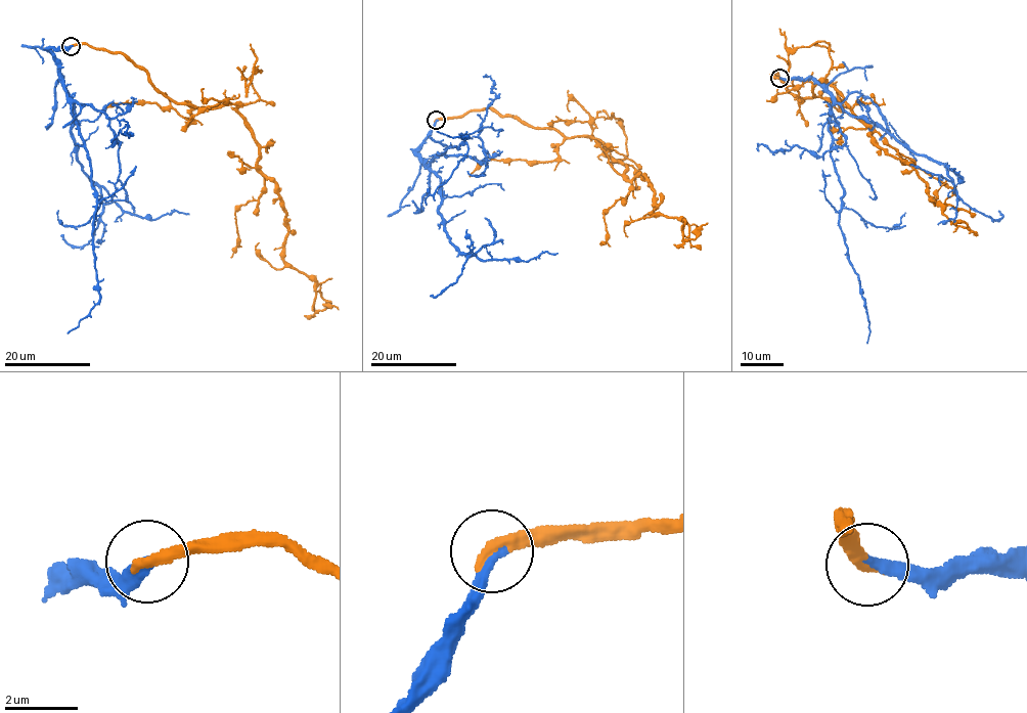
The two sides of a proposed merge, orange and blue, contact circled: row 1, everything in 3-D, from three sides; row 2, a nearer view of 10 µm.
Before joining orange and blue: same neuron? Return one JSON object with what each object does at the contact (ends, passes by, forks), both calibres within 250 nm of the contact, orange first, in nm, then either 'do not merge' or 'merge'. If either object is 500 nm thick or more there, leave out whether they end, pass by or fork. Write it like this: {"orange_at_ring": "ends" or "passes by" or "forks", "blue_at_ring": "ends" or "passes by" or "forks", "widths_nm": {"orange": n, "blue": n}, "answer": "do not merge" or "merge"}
{"orange_at_ring": "ends", "blue_at_ring": "ends", "widths_nm": {"orange": 360, "blue": 320}, "answer": "merge"}

